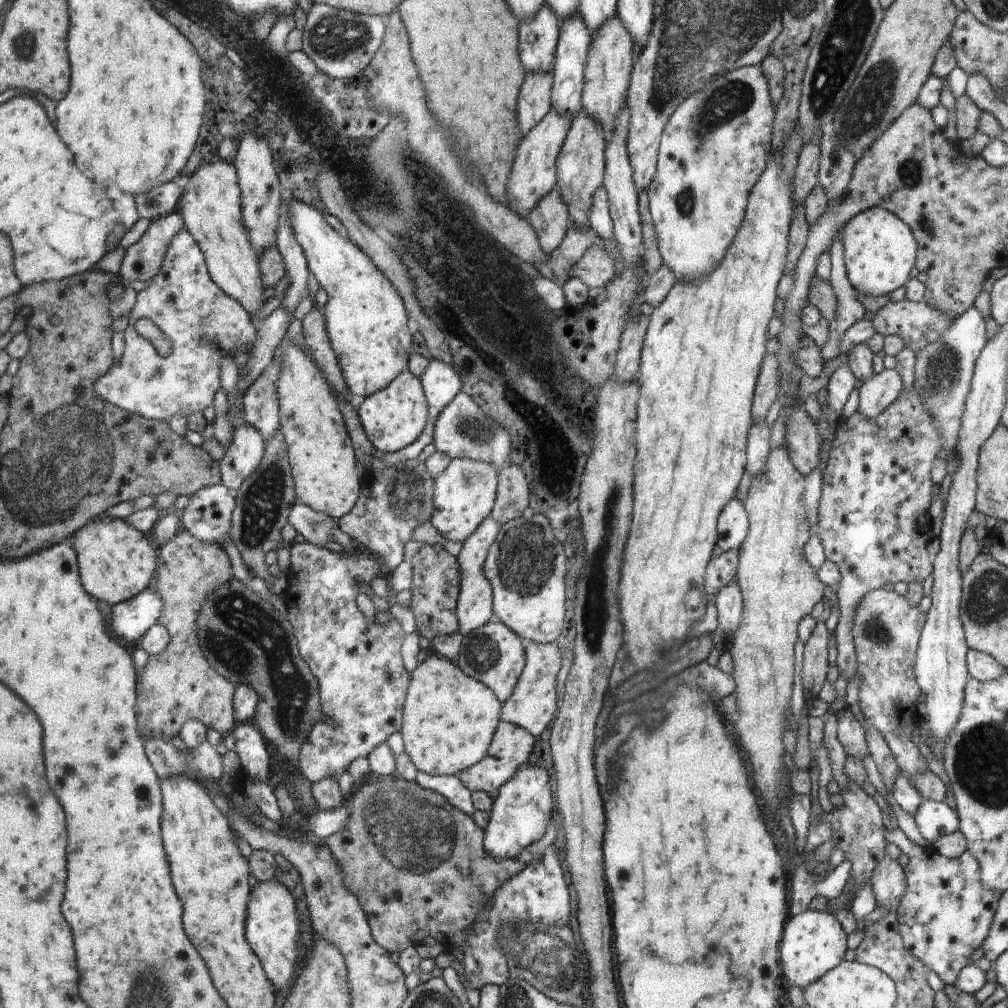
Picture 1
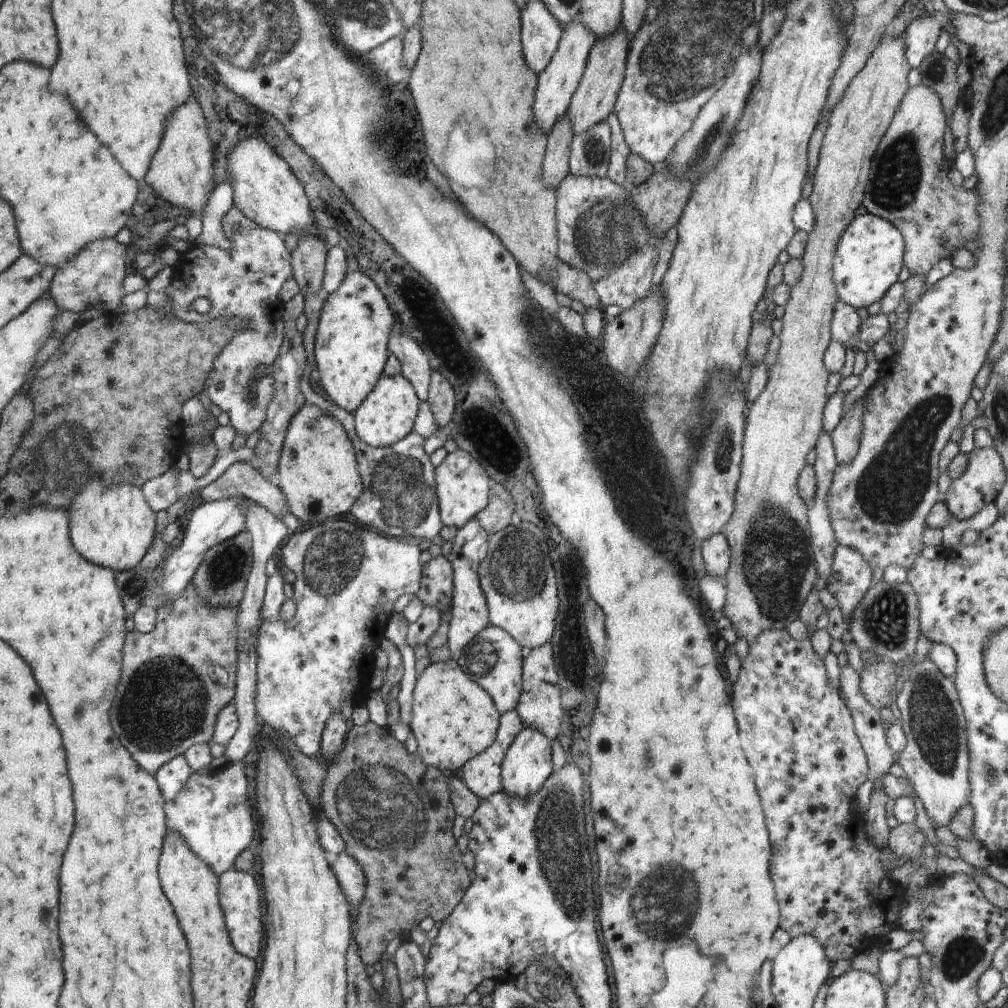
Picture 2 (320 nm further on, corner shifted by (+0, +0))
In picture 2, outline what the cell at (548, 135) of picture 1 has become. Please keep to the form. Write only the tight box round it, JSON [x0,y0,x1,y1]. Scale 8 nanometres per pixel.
[536,20,596,132]

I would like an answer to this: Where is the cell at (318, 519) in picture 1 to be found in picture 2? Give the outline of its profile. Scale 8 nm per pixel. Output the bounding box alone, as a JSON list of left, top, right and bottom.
[200,461,290,516]

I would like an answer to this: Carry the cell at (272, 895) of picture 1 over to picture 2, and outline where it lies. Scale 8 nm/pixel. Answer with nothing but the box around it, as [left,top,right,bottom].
[219,868,262,958]

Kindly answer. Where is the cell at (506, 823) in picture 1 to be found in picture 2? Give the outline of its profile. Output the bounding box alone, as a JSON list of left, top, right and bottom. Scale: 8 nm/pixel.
[502,726,553,798]

